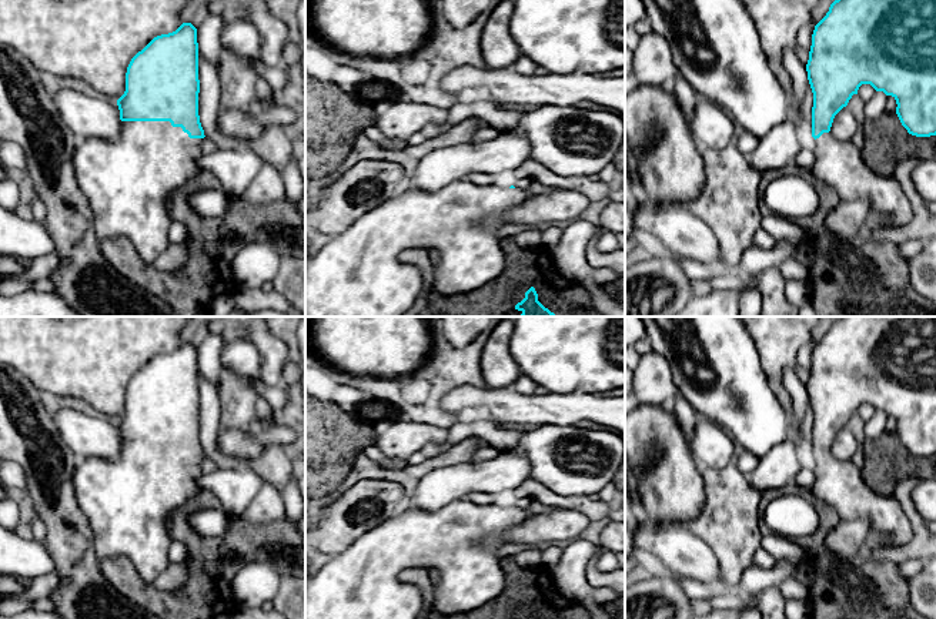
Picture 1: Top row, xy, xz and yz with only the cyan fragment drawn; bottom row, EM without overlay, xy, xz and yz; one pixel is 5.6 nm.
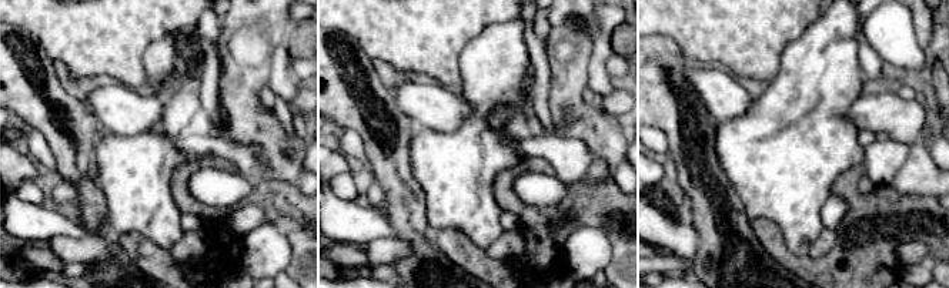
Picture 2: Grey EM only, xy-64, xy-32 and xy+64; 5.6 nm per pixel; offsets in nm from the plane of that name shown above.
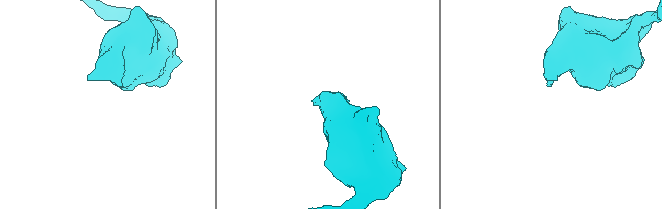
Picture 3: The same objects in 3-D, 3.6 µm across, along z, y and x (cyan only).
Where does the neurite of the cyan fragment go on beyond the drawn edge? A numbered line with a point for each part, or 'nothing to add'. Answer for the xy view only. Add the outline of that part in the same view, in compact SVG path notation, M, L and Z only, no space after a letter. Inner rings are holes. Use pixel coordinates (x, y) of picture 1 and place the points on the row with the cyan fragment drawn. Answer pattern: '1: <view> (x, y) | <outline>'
1: xy (127, 180) | M121 121L117 138L78 140L73 165L91 207L98 241L127 238L143 262L153 264L170 245L168 197L203 171L201 154L201 138L190 138L170 121Z

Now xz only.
1: xz (357, 273) | M468 178L452 181L439 190L408 188L394 194L341 234L330 237L317 254L305 255L305 317L401 317L424 290L421 270L398 260L400 254L408 248L424 248L429 254L438 254L432 292L454 295L481 288L501 275L505 268L505 255L499 248L498 237L502 225L484 227L481 222L521 205L525 198L526 193L518 188L479 185Z

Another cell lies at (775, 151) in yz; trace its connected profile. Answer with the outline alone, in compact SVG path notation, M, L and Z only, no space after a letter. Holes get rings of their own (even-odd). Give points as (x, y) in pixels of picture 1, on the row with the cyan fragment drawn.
M788 118L759 138L758 145L746 154L746 163L758 173L782 171L793 165L799 150L798 126Z

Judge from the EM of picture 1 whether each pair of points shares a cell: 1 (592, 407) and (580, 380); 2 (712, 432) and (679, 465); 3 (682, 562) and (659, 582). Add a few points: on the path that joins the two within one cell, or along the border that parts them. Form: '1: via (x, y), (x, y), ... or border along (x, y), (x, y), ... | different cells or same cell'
1: border along (551, 392), (584, 391), (599, 395) | different cells
2: border along (689, 444), (692, 457), (701, 467) | different cells
3: border along (664, 571), (678, 578) | different cells

